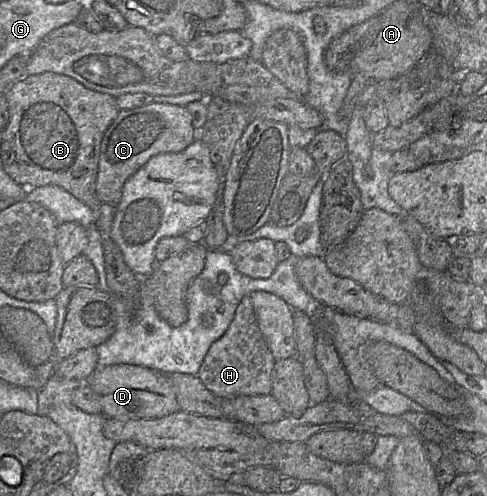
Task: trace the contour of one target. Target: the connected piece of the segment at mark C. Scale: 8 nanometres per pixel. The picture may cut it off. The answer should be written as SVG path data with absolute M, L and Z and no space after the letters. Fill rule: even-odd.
M151 102L132 109L121 109L101 141L95 182L98 199L115 207L121 199L126 180L150 158L162 153L181 152L196 138L197 131L185 106Z

